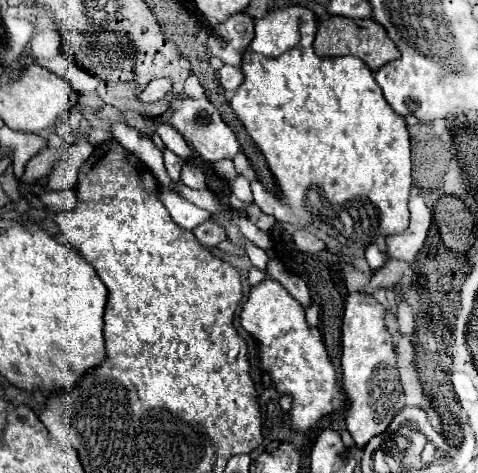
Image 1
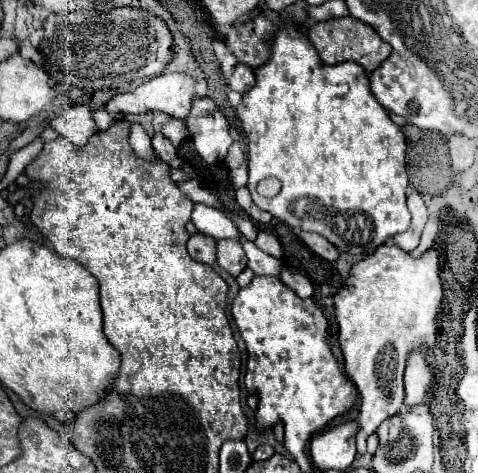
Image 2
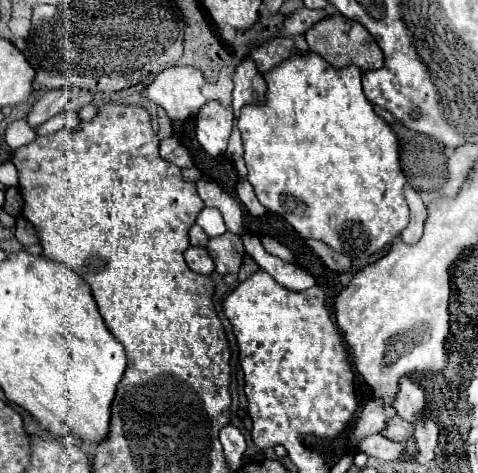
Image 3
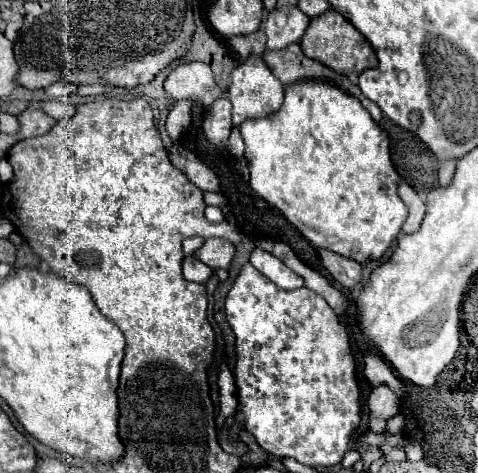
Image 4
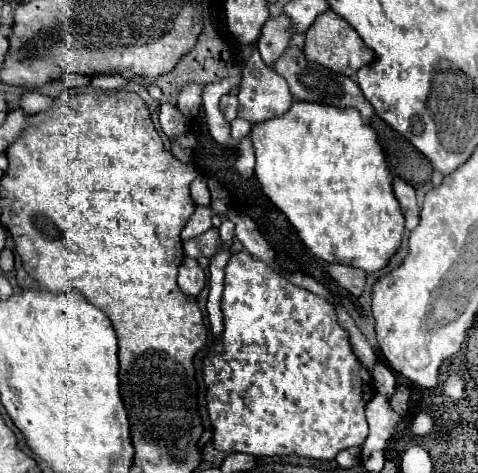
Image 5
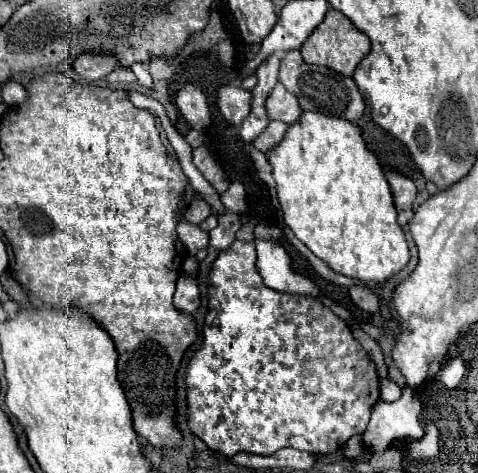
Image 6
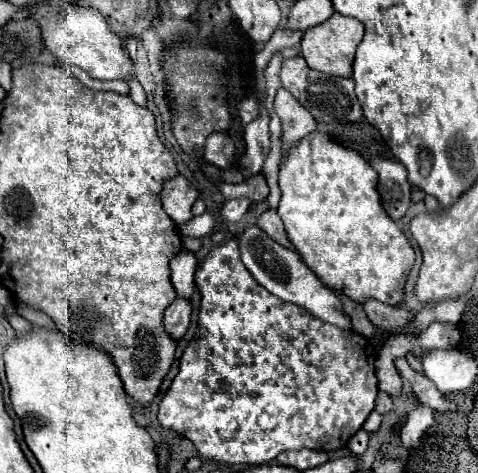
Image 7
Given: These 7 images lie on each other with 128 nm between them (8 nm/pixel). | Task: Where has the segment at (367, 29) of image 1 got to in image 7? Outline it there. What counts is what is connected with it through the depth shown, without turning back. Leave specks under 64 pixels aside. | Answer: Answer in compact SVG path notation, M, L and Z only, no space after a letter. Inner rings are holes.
M338 12L332 14L332 18L328 18L324 24L318 24L316 28L310 28L304 38L302 38L302 56L306 58L308 66L314 70L320 70L324 74L334 74L334 76L352 76L352 62L354 62L354 54L358 44L364 38L364 26L360 24L360 20L350 18L350 16L342 16Z

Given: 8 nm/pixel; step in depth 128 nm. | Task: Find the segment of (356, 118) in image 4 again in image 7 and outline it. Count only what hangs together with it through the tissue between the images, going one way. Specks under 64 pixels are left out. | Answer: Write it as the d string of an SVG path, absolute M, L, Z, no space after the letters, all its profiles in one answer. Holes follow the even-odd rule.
M312 132L300 142L298 148L292 148L290 158L280 170L278 184L282 198L278 214L284 222L288 240L326 288L336 290L358 304L374 298L396 306L404 298L406 276L414 264L414 248L398 224L386 216L380 196L376 194L376 182L374 168L360 154L336 144L328 134Z

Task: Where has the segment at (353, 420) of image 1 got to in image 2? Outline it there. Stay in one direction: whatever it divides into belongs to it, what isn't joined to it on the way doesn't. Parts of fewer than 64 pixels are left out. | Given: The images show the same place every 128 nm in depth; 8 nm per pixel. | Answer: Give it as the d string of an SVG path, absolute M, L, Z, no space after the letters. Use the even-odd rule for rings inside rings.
M382 244L376 252L350 268L346 286L334 296L334 310L338 320L338 342L344 354L344 372L354 382L360 392L360 432L356 436L358 456L366 454L366 438L372 434L370 428L378 428L380 422L394 416L404 402L402 374L406 368L408 354L414 350L428 352L436 342L436 316L442 304L442 282L440 282L440 262L438 250L430 246L420 258L410 256L396 244Z

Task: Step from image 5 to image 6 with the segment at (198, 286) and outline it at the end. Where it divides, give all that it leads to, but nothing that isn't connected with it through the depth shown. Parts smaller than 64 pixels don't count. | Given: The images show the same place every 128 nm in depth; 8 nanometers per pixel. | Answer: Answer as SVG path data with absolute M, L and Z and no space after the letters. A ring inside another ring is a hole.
M180 276L176 282L176 294L174 294L174 306L182 314L194 314L200 306L200 292L196 278L192 276Z

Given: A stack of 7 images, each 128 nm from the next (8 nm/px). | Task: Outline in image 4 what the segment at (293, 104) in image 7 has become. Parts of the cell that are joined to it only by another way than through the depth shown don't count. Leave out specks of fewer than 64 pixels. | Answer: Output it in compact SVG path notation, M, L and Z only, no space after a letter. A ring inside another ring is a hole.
M252 54L248 56L234 72L232 72L232 84L228 88L228 98L232 102L232 122L234 126L240 126L244 120L250 118L264 118L280 110L284 102L284 84L272 76L270 68L264 64L262 56Z

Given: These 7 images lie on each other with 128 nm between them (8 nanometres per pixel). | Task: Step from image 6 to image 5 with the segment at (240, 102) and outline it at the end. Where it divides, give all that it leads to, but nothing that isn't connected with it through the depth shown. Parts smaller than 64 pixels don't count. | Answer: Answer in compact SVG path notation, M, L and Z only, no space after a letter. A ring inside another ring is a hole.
M224 94L220 98L220 112L224 114L224 118L230 122L238 116L238 100L234 94Z

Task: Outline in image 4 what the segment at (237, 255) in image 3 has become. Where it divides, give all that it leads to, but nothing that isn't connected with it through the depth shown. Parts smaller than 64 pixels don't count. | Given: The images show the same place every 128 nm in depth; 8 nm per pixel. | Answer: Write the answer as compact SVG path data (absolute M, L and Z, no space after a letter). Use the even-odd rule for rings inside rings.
M208 238L204 240L202 248L198 248L194 252L194 256L208 264L210 268L228 268L230 266L230 260L234 258L234 244L226 238Z

